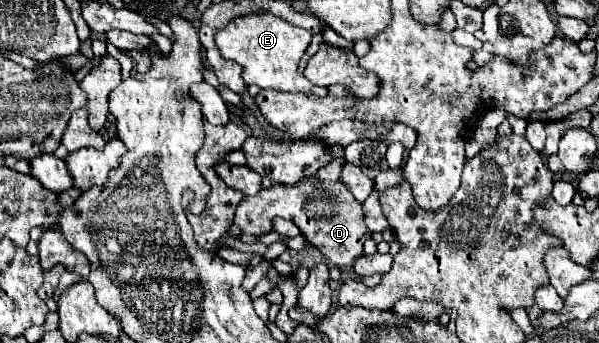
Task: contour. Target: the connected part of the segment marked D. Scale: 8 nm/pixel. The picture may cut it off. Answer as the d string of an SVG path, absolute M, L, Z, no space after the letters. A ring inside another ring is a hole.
M329 183L327 191L321 197L303 195L297 185L273 185L261 189L257 195L245 195L235 211L233 223L241 227L245 235L265 235L273 231L273 219L281 217L293 221L305 239L315 245L335 267L349 267L357 257L363 255L363 241L371 237L371 231L365 225L363 205L353 199L351 191L341 183ZM313 205L321 205L319 209Z

